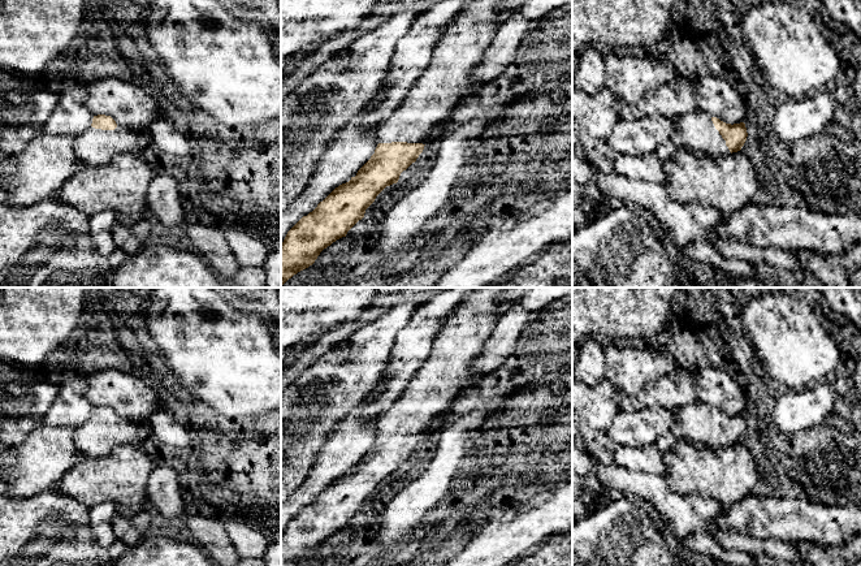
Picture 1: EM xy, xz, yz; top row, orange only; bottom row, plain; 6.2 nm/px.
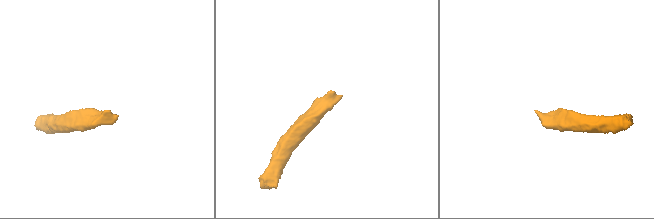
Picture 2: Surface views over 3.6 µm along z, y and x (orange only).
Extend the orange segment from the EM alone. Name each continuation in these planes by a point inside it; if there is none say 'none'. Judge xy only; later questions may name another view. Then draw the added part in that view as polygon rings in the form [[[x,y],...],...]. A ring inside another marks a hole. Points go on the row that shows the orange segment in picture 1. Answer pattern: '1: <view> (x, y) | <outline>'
1: xy (94, 146) | [[[90,126],[74,137],[73,147],[77,157],[85,164],[107,164],[116,155],[137,154],[143,143],[143,134],[125,126],[101,130]]]

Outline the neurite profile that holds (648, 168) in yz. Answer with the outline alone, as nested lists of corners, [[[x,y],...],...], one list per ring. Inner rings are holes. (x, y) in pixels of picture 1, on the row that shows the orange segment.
[[[618,152],[613,160],[614,172],[631,181],[666,183],[665,163],[653,154]]]

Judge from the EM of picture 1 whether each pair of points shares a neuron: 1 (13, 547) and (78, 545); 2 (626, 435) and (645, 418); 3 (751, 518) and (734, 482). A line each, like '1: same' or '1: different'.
1: same
2: same
3: different

